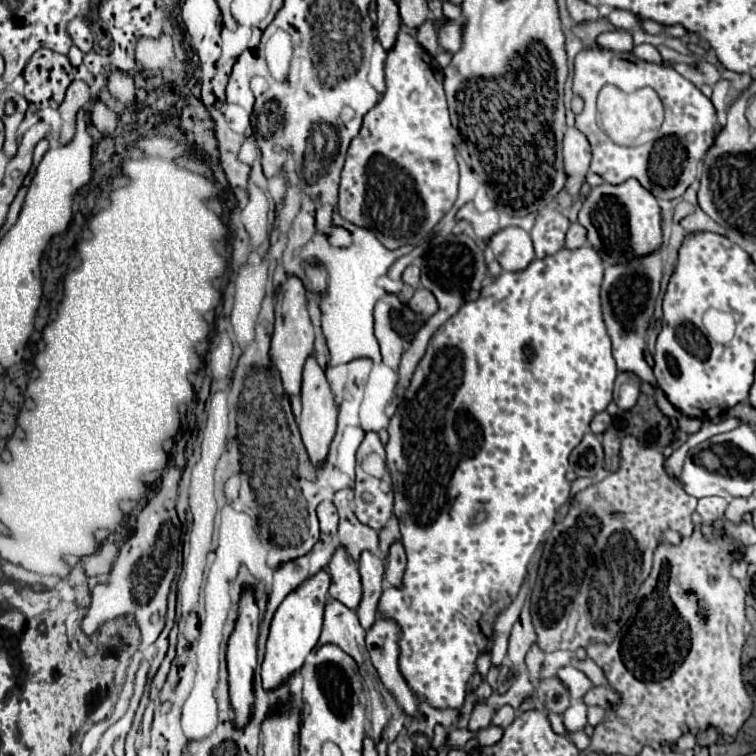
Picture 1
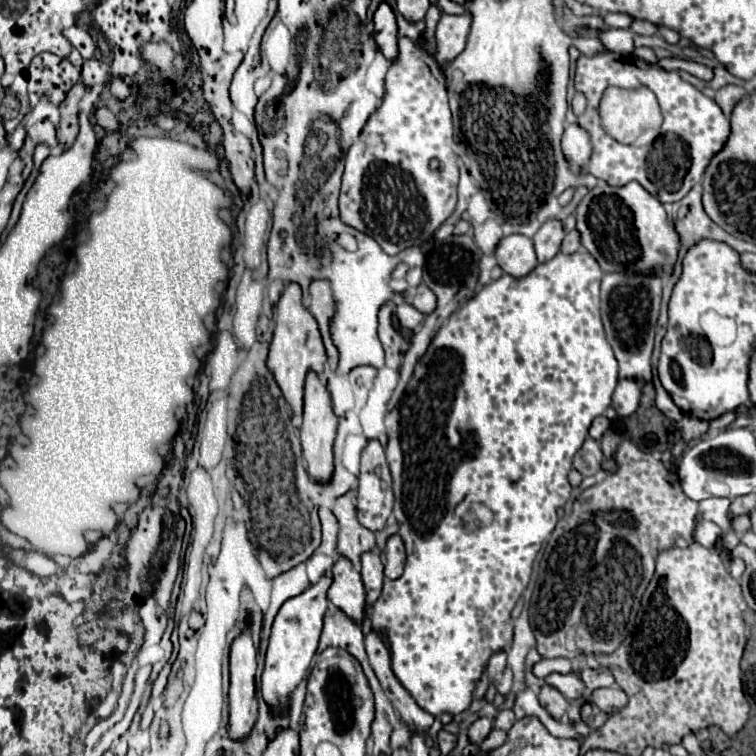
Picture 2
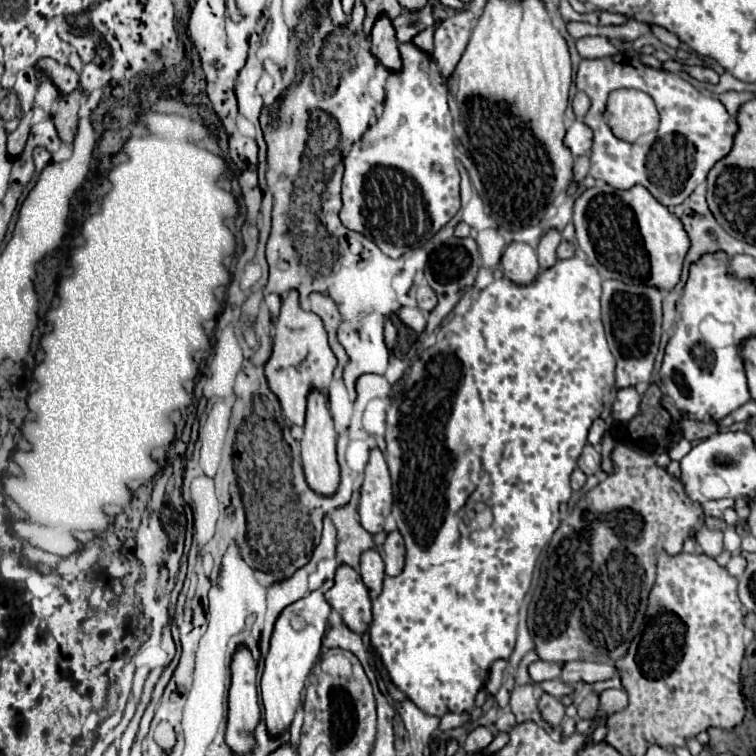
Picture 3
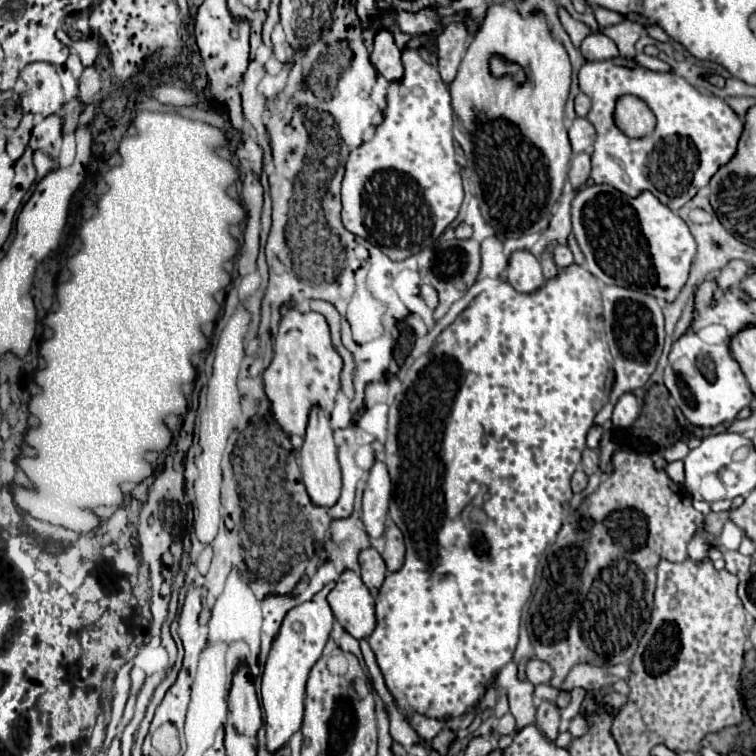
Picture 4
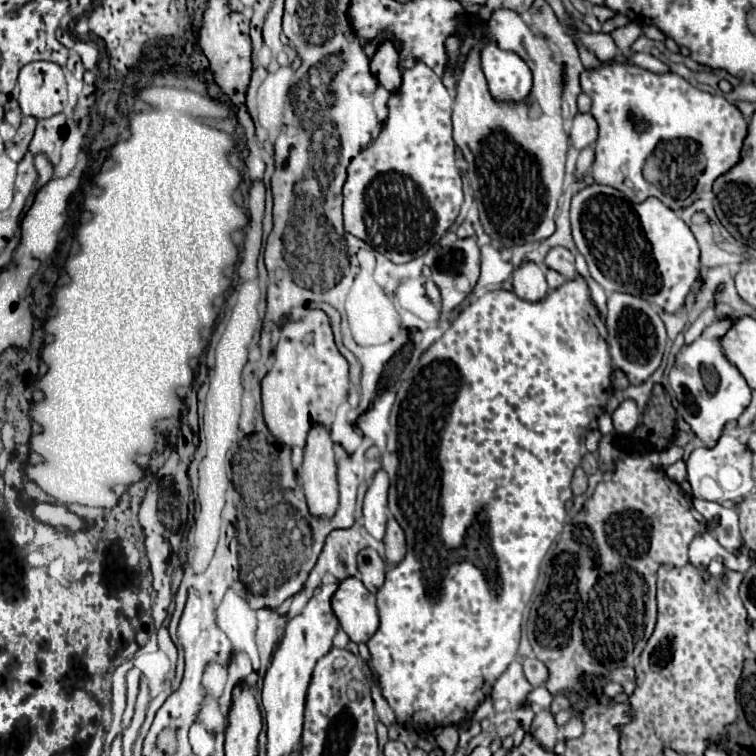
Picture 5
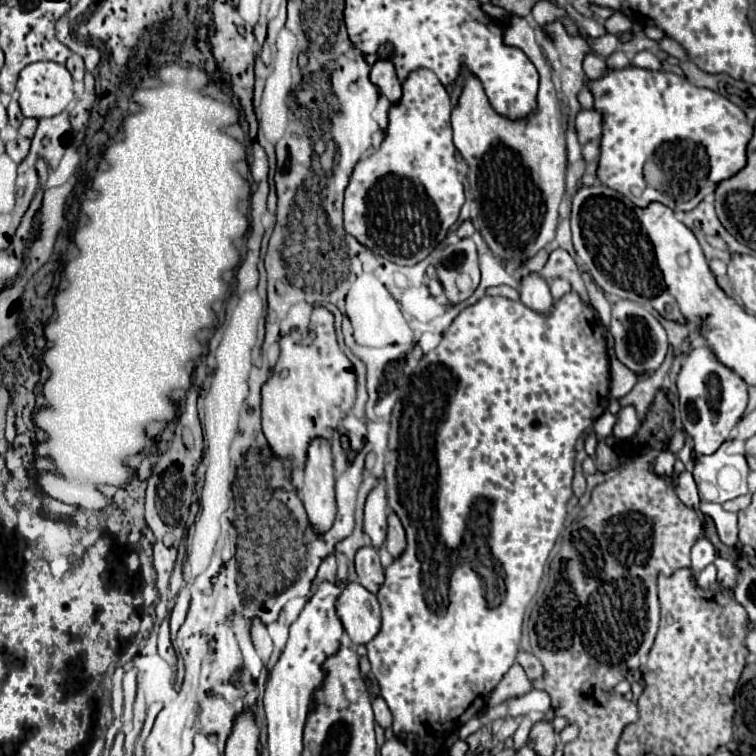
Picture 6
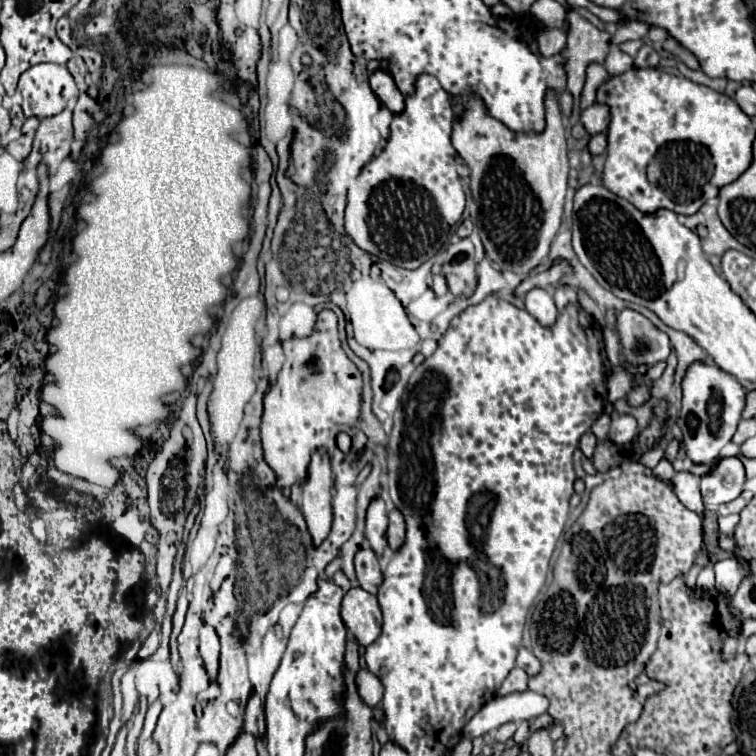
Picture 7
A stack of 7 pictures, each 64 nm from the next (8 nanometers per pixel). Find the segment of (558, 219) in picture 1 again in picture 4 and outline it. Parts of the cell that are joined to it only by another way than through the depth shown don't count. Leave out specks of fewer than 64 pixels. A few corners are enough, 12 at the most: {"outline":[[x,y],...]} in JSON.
{"outline":[[550,252],[542,254],[544,278],[552,280],[558,272]]}

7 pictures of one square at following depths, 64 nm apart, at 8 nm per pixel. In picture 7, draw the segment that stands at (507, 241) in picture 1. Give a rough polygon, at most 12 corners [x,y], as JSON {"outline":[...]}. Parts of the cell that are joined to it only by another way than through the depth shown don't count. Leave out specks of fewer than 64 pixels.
{"outline":[[534,288],[526,294],[526,312],[552,328],[558,310],[550,292]]}

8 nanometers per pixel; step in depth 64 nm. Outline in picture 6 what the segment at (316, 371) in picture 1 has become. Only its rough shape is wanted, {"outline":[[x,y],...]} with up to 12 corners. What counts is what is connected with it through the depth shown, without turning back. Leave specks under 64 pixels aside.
{"outline":[[328,440],[308,448],[300,494],[316,534],[336,516]]}

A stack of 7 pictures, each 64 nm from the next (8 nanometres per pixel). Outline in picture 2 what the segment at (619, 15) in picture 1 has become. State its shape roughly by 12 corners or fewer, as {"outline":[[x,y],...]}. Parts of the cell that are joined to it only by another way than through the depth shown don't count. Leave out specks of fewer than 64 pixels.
{"outline":[[606,14],[608,28],[628,28],[632,18],[628,14]]}

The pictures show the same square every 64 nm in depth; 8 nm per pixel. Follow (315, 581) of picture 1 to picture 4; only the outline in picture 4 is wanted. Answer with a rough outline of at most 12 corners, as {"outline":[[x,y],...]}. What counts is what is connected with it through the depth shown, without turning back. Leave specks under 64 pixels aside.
{"outline":[[334,582],[286,614],[262,672],[266,748],[302,726]]}

